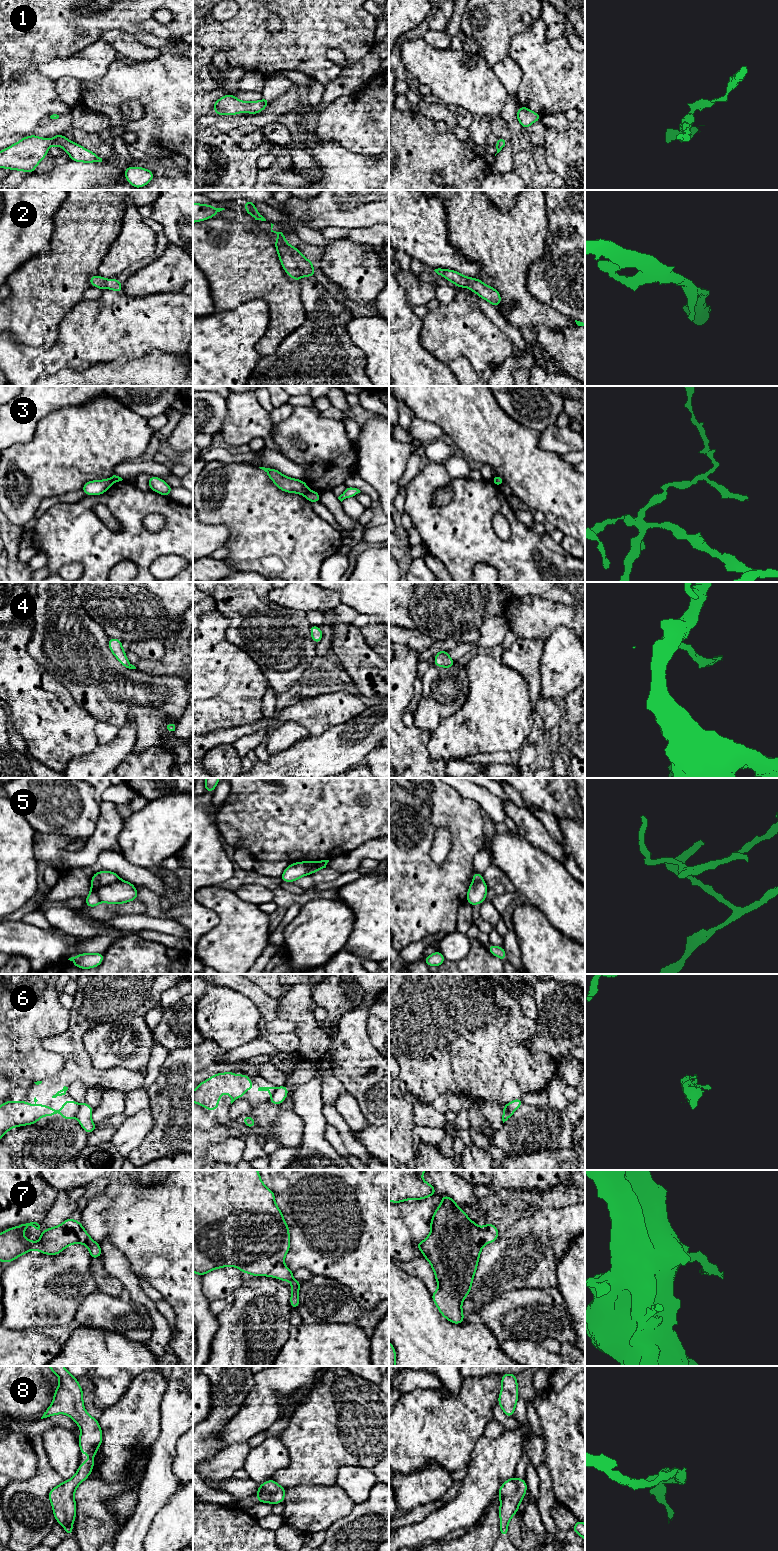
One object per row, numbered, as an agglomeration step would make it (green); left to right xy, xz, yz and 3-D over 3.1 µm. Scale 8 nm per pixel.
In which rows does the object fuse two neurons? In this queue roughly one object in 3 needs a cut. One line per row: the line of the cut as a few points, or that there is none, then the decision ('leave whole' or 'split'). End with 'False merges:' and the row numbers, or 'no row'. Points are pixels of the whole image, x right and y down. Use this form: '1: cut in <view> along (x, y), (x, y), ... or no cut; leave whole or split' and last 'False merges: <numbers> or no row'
1: no cut; leave whole
2: no cut; leave whole
3: cut in xz along (309, 490), (305, 496); split
4: no cut; leave whole
5: cut in xy along (119, 880), (105, 884), (98, 889), (97, 896), (99, 901); split
6: cut in xy along (78, 1105), (74, 1116); split
7: no cut; leave whole
8: no cut; leave whole
False merges: 3, 5, 6

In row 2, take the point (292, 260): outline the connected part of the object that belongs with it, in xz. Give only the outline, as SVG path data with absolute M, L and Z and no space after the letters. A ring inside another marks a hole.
M271 223L271 232L278 235L274 246L284 271L289 274L292 279L298 282L300 282L302 276L315 277L313 262L305 258L300 253L299 249L289 245L285 240L285 234L273 231L273 225L274 224Z

